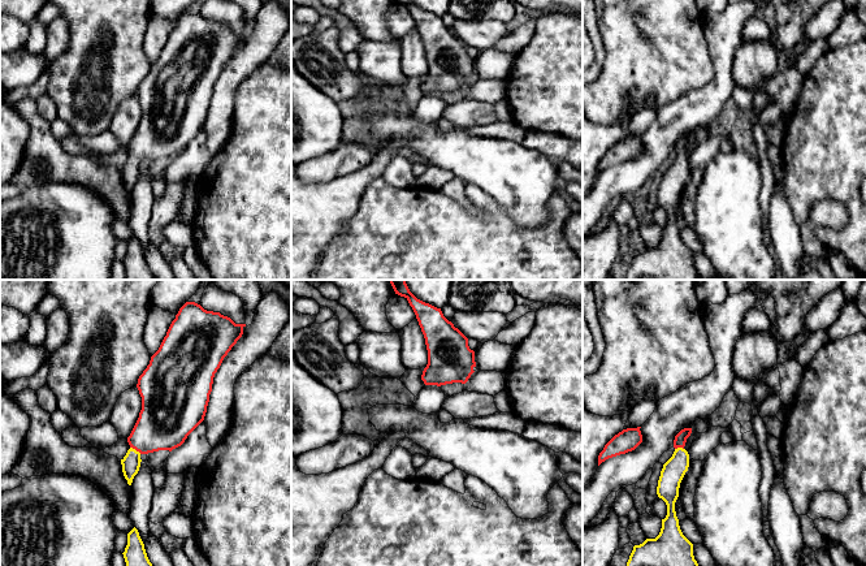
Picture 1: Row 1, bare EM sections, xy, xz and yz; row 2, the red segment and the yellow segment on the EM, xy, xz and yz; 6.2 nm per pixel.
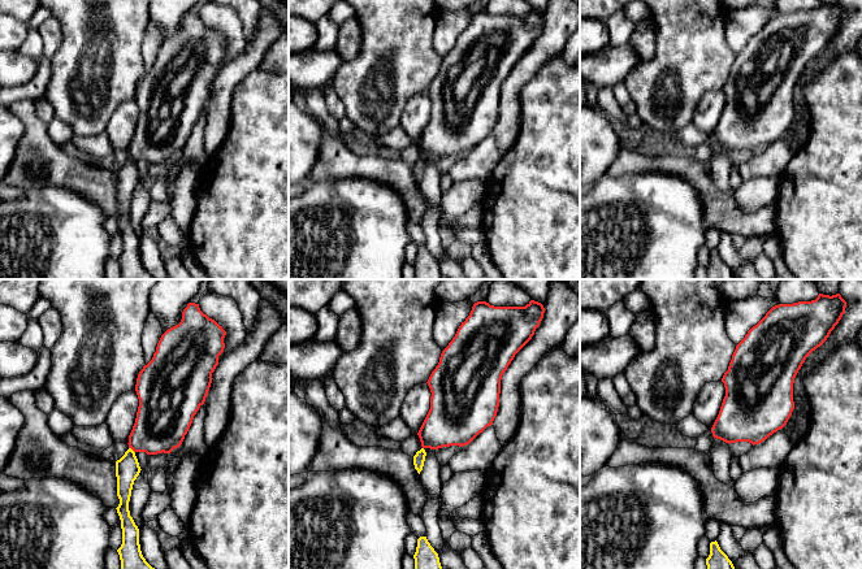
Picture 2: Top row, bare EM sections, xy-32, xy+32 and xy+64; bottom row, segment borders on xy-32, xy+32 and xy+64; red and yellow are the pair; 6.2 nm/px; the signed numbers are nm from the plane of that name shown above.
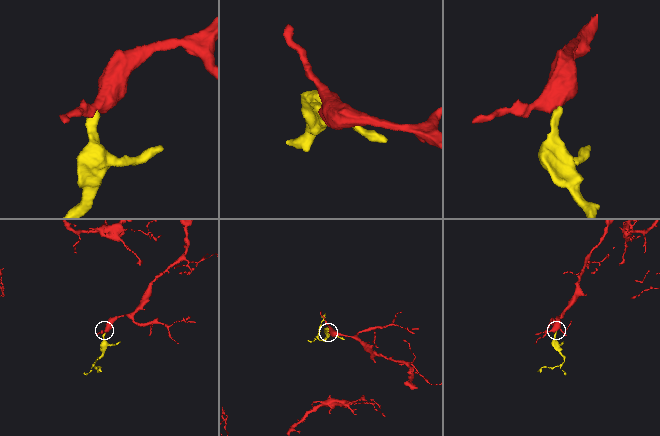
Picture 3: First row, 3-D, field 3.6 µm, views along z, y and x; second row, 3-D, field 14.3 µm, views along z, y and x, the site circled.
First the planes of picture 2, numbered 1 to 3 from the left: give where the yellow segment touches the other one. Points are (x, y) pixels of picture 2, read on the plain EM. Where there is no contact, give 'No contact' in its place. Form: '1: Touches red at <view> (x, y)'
1: Touches red at xy-32 (131, 157)
2: No contact
3: No contact

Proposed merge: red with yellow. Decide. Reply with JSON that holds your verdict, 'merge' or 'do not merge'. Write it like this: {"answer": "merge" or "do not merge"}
{"answer": "merge"}

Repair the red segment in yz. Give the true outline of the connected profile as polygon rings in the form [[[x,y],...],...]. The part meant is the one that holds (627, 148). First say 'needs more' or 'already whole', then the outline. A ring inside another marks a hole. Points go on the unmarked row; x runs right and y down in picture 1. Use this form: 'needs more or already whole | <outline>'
already whole | [[[627,137],[615,143],[599,161],[598,174],[609,167],[635,159],[642,151],[640,137]]]

